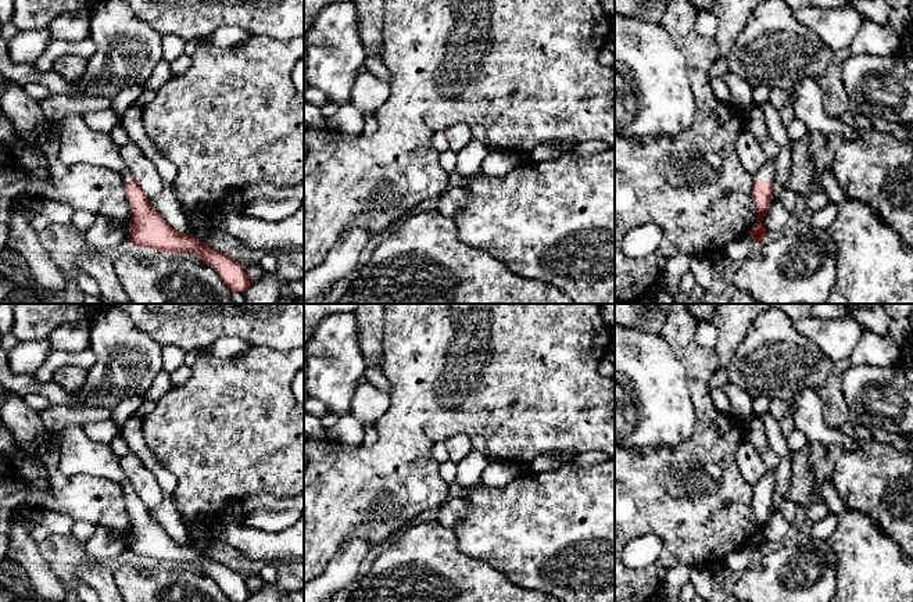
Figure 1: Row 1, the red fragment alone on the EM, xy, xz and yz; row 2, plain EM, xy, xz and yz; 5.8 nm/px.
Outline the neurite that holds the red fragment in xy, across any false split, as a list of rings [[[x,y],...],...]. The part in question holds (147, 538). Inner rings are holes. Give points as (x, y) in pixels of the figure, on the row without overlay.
[[[76,424],[67,427],[61,434],[58,472],[65,479],[75,474],[89,474],[108,479],[123,488],[132,524],[128,553],[158,563],[193,563],[197,570],[216,583],[230,602],[248,601],[253,592],[247,587],[246,577],[225,563],[198,552],[191,544],[176,542],[165,533],[132,487],[130,480],[123,474],[119,458],[110,444],[89,438]]]

